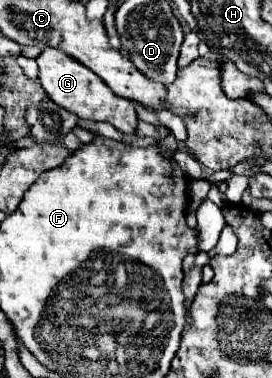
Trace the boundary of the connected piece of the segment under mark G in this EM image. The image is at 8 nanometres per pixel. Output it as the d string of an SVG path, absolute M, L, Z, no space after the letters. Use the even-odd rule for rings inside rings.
M46 48L38 58L36 58L38 66L40 66L40 74L38 80L44 86L46 94L64 110L74 112L76 116L84 118L84 120L94 120L94 122L110 122L112 126L116 126L120 132L124 134L134 134L136 130L136 110L134 106L116 96L106 84L104 80L100 80L98 76L92 76L92 72L88 72L88 68L84 68L84 64L80 64L78 60L74 60L72 56L66 56L64 52L60 52L58 48Z

